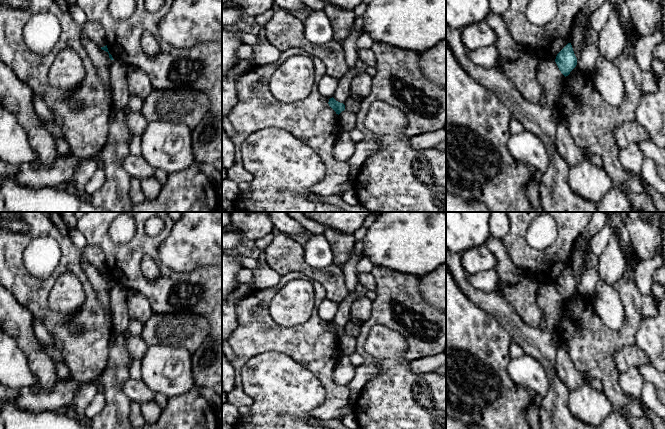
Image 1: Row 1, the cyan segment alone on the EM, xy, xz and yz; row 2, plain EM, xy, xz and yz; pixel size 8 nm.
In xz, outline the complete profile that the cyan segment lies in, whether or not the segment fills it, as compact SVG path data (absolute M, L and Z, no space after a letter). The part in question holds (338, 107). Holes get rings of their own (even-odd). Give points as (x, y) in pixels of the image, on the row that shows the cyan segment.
M333 97L329 99L328 104L338 115L345 110L345 105L336 101Z

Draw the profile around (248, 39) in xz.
M240 32L239 38L243 44L250 45L251 47L256 46L260 42L259 35L252 35L249 33Z

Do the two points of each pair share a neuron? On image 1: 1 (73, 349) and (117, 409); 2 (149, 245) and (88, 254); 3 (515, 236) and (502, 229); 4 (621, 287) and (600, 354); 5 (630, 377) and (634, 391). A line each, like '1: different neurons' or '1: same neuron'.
1: different neurons
2: different neurons
3: different neurons
4: same neuron
5: same neuron

